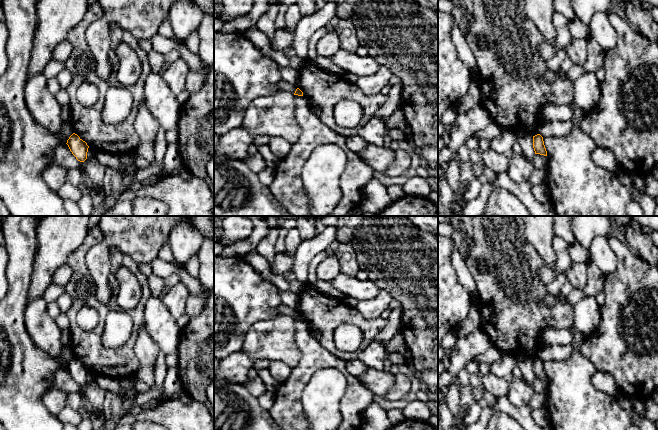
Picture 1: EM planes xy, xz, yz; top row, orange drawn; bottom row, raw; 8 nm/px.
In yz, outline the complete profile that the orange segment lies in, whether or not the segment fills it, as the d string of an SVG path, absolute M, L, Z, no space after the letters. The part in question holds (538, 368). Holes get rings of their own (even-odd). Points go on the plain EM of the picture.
M540 358L533 360L533 372L535 378L547 380L547 375L544 369L543 361Z

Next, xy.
M73 357L66 368L78 385L84 386L87 383L89 370L77 358Z

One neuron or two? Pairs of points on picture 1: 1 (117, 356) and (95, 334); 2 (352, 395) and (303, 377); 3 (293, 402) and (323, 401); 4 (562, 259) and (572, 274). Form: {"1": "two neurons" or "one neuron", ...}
{"1": "one neuron", "2": "one neuron", "3": "two neurons", "4": "two neurons"}

